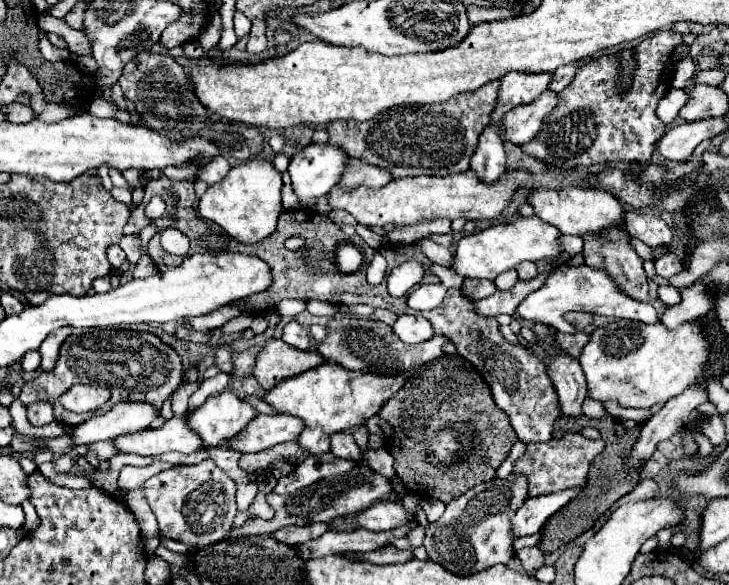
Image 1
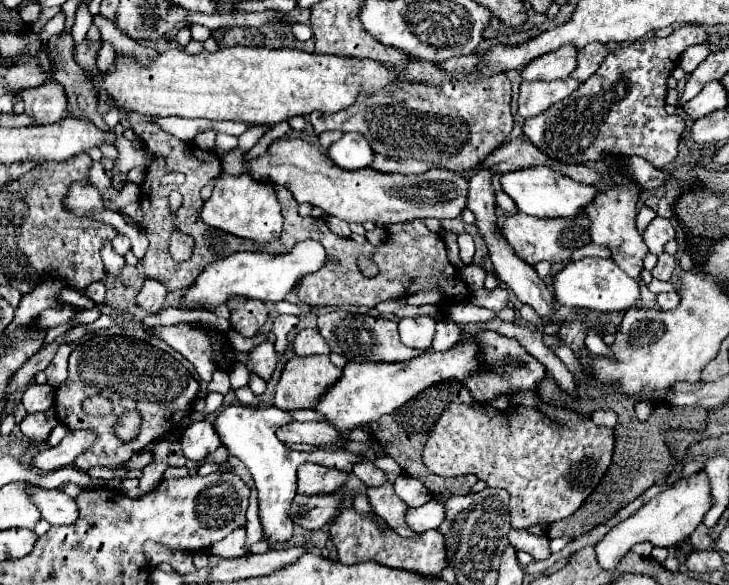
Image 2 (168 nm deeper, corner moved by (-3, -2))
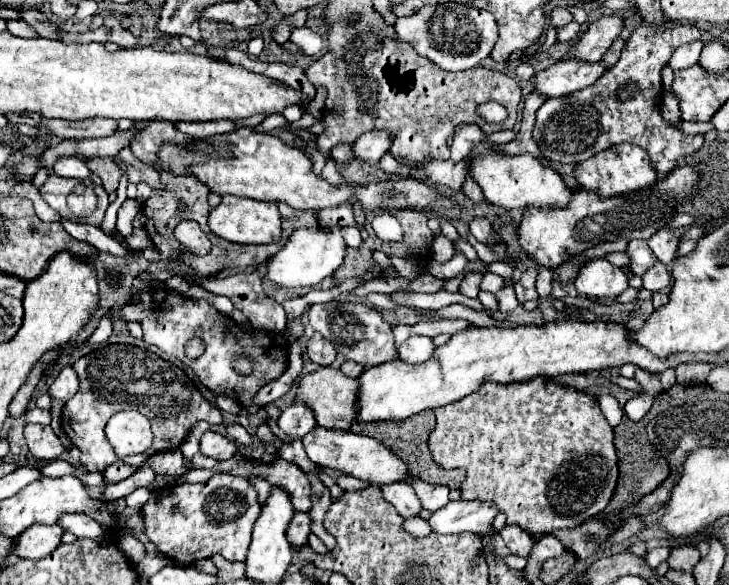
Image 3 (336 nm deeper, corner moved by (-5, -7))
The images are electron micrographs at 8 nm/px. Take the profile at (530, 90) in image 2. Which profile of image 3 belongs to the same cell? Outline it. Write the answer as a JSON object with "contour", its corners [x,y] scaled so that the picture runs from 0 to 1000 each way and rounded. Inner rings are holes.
{"contour":[[[791,103],[761,106],[759,113],[731,130],[731,144],[734,144],[731,157],[745,164],[748,171],[770,168],[775,161],[786,161],[797,150],[805,150],[827,123],[830,116],[824,116],[824,106],[816,106],[816,109],[802,109]]]}

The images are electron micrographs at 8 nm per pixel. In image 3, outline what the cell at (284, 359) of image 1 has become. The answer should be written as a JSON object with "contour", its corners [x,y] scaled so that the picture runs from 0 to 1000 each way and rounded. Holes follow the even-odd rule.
{"contour":[[[438,626],[432,636],[413,643],[410,670],[405,677],[407,691],[418,691],[429,701],[429,711],[443,732],[479,735],[484,721],[484,684],[490,677],[490,650],[473,643],[468,632],[457,626]]]}

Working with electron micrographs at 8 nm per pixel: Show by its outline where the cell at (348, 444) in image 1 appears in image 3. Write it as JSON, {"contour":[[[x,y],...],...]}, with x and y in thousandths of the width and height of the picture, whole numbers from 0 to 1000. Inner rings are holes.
{"contour":[[[558,824],[523,827],[520,834],[523,834],[528,855],[531,855],[534,862],[539,862],[539,865],[545,868],[545,875],[547,875],[553,885],[561,885],[561,882],[575,879],[578,858],[575,858],[569,838],[567,838]]]}

